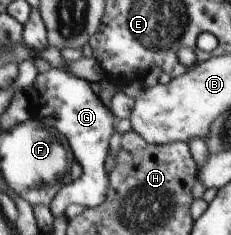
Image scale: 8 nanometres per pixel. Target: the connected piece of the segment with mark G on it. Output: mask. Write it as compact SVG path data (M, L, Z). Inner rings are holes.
M53 68L40 73L35 83L27 88L31 118L38 119L49 127L56 127L67 139L74 155L82 165L82 176L66 184L58 191L49 208L53 217L65 216L70 205L81 204L84 208L94 208L105 199L108 176L105 173L105 157L109 137L113 135L116 119L110 109L99 100L89 86L89 82L77 77L65 68Z

